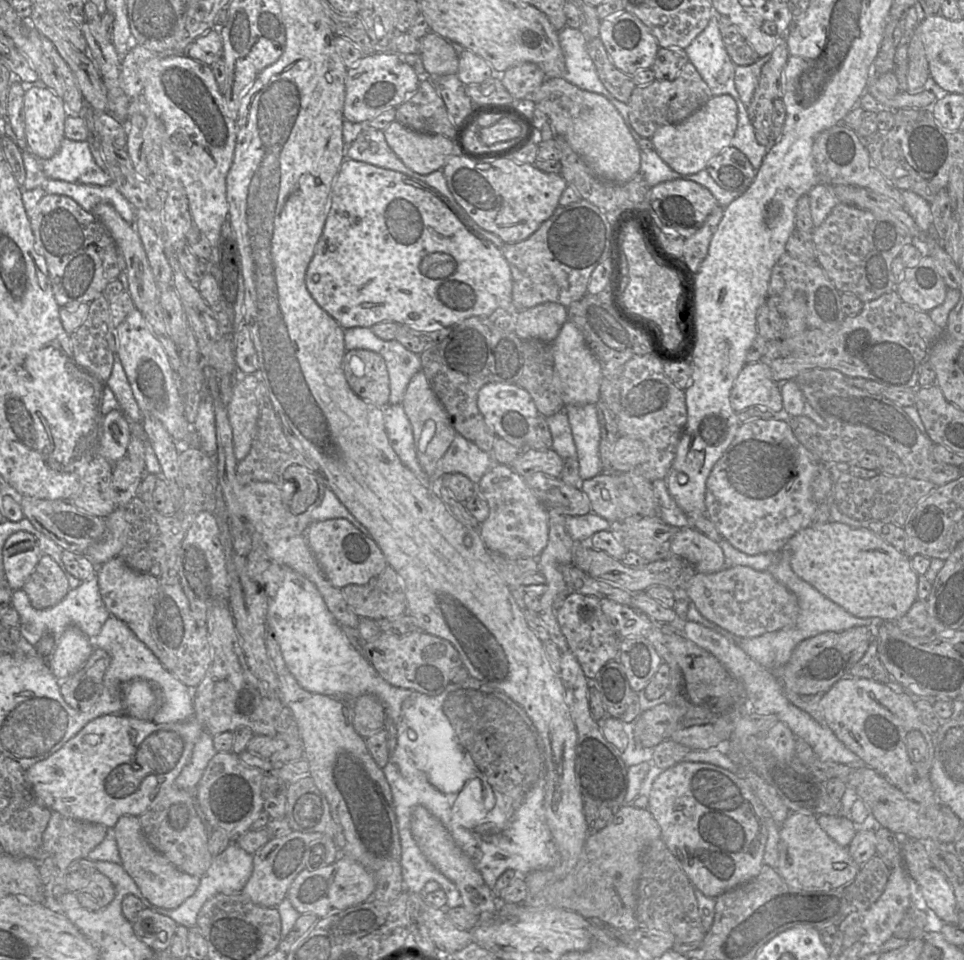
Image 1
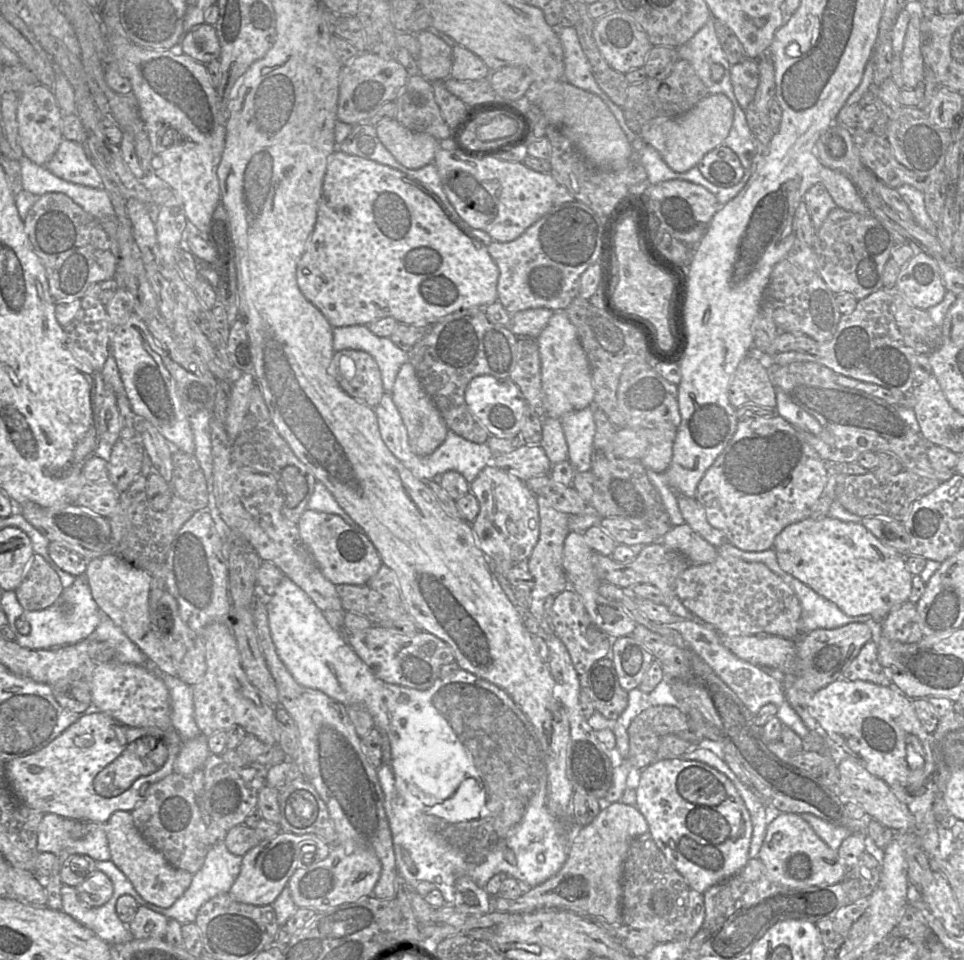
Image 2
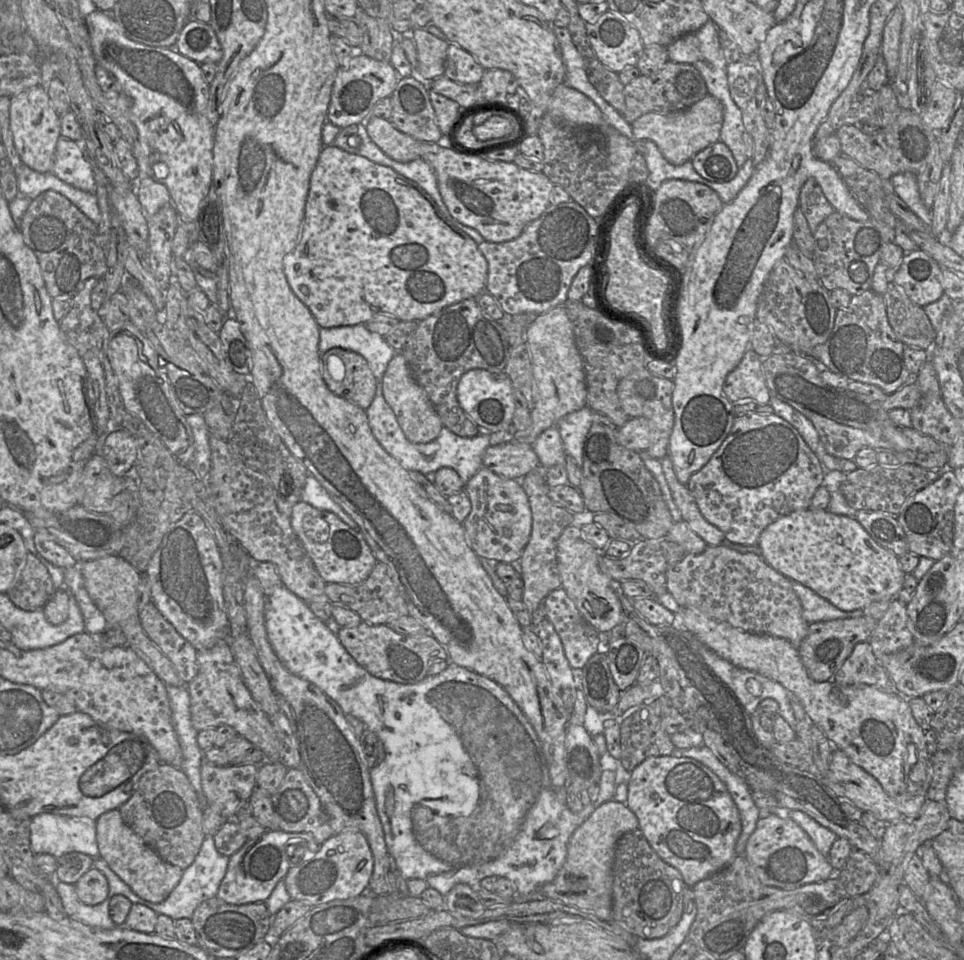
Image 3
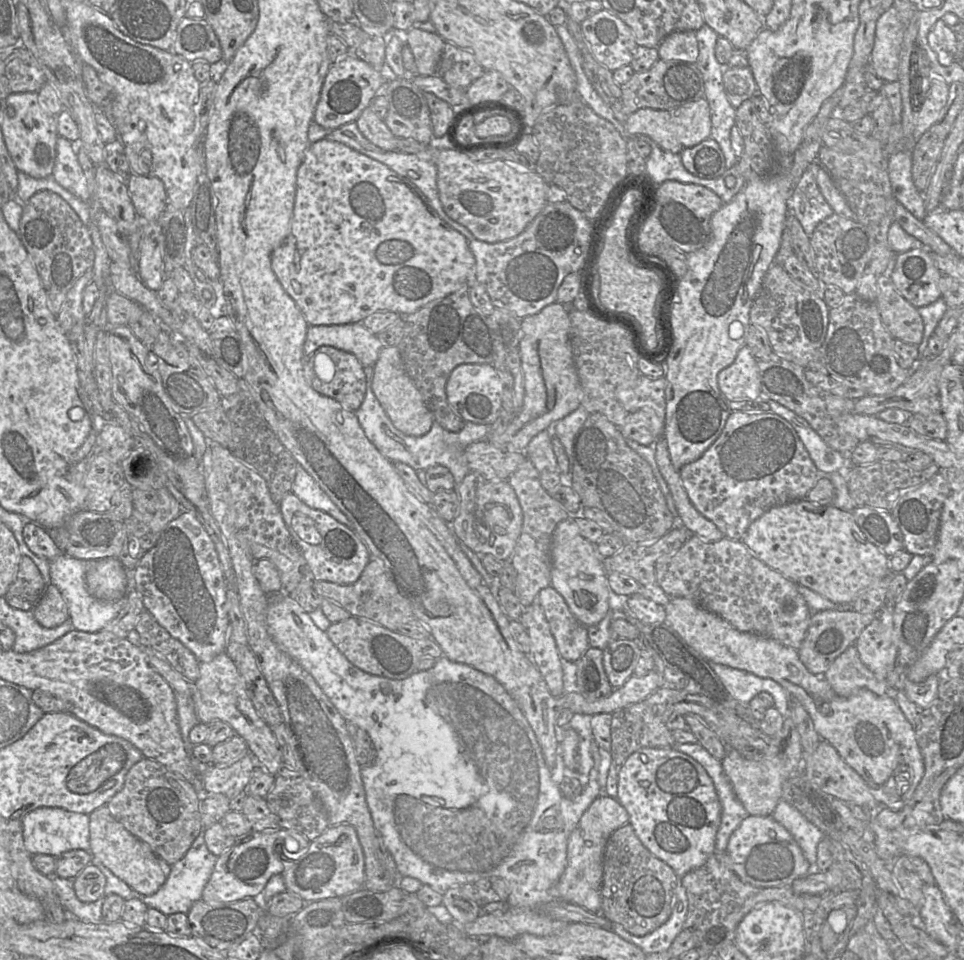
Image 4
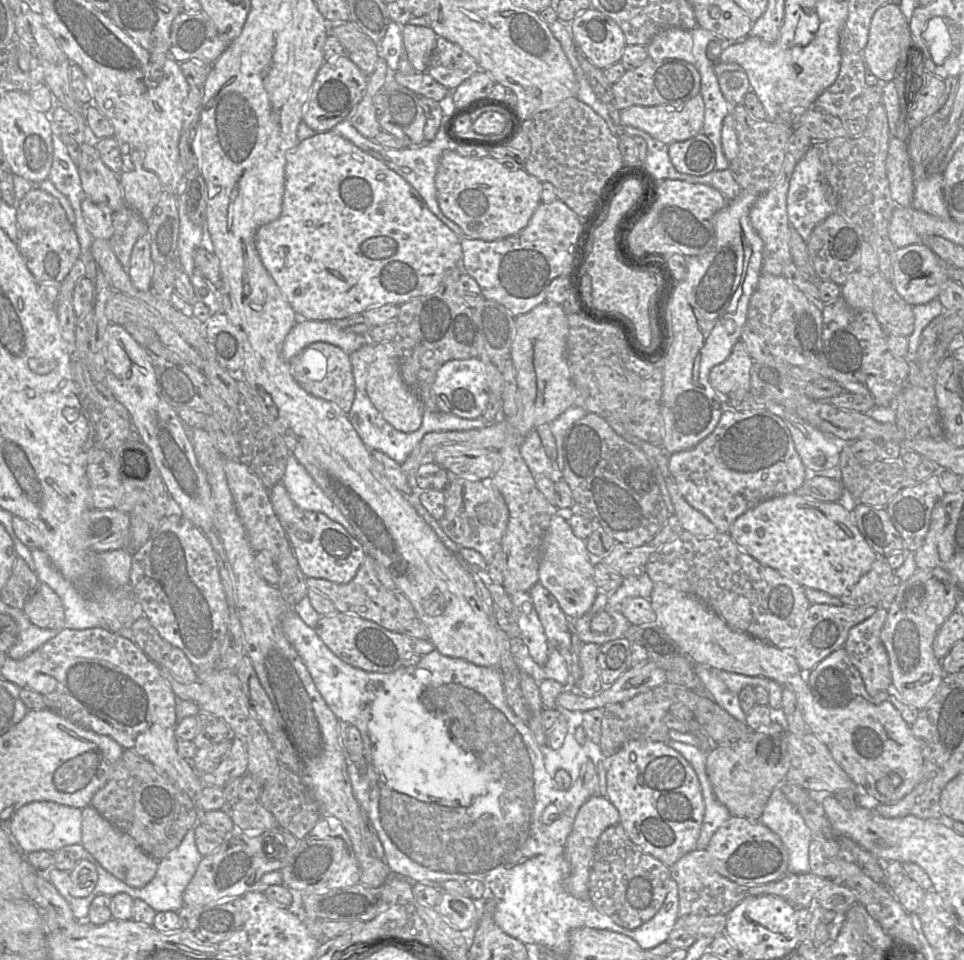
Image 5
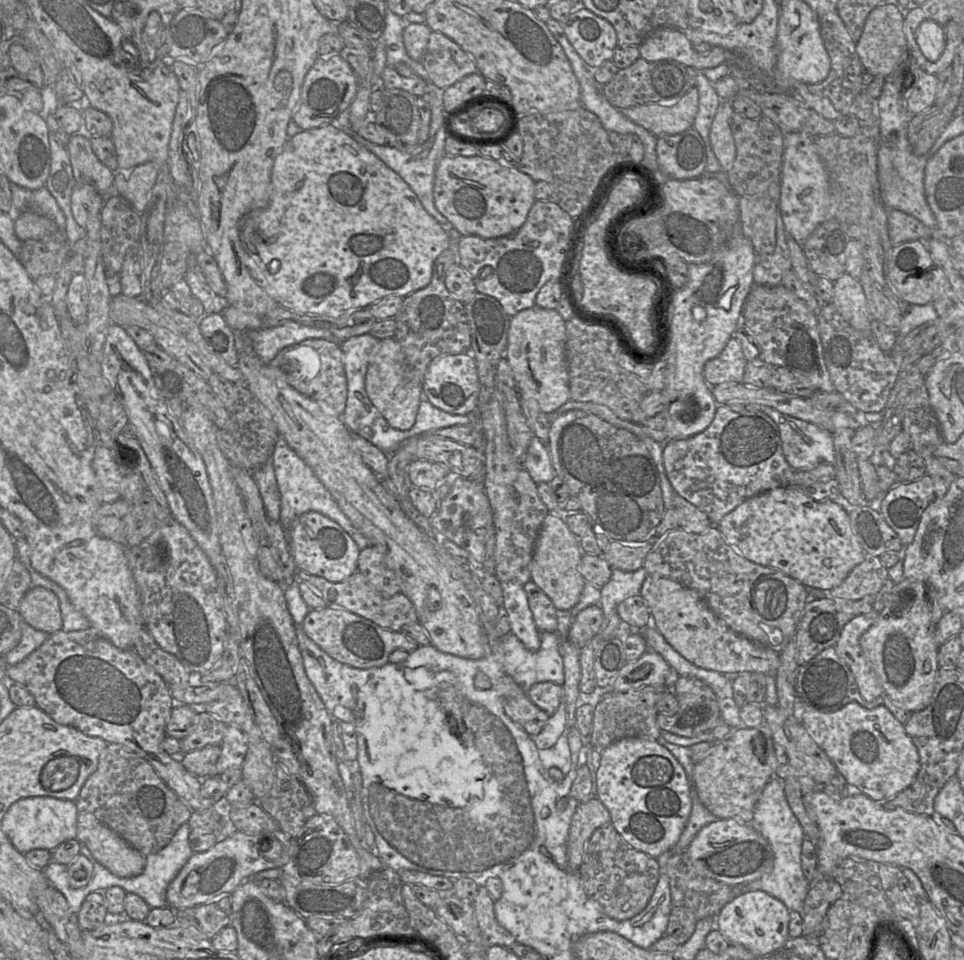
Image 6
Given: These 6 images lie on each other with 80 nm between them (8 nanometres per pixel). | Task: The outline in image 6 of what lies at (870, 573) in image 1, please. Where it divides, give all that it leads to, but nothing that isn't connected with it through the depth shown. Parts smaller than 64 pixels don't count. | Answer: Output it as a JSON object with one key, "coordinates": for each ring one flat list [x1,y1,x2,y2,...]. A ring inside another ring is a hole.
{"coordinates":[[775,488,747,498,725,515,717,528,742,557,779,570,806,588,830,591,864,560,865,552,841,505,814,500,795,488]]}

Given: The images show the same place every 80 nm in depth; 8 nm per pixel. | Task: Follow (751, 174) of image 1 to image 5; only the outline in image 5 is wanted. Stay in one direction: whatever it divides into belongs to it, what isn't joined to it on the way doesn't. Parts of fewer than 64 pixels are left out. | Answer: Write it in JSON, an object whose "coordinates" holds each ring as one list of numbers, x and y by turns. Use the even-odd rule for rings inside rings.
{"coordinates":[[703,133,668,145,668,155,674,168,683,174,703,176,715,170,714,144]]}

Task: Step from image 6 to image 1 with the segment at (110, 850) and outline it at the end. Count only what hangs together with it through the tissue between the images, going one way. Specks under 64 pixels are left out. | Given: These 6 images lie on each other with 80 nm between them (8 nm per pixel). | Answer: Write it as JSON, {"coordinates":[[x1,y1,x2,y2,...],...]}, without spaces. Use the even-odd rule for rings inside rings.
{"coordinates":[[123,815,109,830,117,843,121,866,149,903,158,908,173,910,195,893,200,878,179,870,155,850,147,841,137,816]]}

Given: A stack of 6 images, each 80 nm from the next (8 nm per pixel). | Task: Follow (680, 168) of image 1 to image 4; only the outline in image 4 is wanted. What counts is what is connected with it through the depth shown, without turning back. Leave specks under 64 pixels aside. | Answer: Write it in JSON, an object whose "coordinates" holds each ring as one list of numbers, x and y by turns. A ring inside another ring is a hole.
{"coordinates":[[702,98,674,110,643,108,631,114,622,124,631,135,649,136,662,149,679,154,683,149,693,147,710,137,710,107,708,101]]}

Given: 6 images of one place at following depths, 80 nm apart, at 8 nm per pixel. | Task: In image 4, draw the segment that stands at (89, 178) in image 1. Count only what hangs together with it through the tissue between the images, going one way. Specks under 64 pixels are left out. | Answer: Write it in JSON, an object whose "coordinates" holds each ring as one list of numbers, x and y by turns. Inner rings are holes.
{"coordinates":[[63,136,57,137,56,158,50,176,77,198,95,206,88,191,87,178,78,162,72,143]]}

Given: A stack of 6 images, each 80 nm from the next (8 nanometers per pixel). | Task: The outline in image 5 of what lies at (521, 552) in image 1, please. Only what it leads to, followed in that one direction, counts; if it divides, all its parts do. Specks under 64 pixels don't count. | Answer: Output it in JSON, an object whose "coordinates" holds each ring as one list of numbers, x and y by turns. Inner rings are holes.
{"coordinates":[[459,477,446,487,445,513,438,521,443,532,460,548,477,551,487,564,501,550,501,540,506,530,508,509,502,495,490,484,490,479,470,480]]}

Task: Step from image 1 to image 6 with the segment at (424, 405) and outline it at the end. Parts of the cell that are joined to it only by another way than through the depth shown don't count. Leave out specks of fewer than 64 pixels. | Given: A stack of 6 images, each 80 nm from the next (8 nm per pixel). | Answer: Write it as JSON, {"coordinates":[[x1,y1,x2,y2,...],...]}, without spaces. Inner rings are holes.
{"coordinates":[[394,338,382,339,378,351,368,365,364,384,369,400,392,428,409,430,414,425,423,398,422,384,413,379,403,350]]}

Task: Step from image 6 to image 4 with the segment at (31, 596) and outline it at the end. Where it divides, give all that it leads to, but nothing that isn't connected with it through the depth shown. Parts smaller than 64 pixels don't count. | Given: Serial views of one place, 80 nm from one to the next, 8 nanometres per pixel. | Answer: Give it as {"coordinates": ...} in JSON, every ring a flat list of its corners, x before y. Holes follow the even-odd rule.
{"coordinates":[[53,584,46,585,43,595,32,611,37,622,45,628,58,627,69,618,68,605]]}

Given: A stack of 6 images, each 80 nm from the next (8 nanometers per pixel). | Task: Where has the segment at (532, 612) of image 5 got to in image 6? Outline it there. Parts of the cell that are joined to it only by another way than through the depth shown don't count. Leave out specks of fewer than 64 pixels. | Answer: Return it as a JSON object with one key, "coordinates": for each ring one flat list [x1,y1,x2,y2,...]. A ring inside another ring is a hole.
{"coordinates":[[500,582,503,592,502,609,508,617,510,632,530,651,541,646,541,632,537,628,528,605,527,594,517,582]]}

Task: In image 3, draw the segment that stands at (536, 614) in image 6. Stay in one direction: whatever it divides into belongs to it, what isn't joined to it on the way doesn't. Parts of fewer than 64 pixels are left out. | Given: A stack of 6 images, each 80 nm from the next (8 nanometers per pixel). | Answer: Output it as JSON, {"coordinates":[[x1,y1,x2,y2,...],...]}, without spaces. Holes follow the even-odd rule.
{"coordinates":[[561,587,550,592,543,600,546,617,552,623,563,644,565,656,571,668,583,669,587,661,598,652,599,631,597,631,579,612,575,603]]}

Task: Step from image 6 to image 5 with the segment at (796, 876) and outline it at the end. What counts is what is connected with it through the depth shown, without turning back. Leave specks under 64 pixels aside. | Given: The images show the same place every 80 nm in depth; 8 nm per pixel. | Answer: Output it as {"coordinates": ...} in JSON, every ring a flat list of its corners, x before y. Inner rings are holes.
{"coordinates":[[779,787,774,789,770,795,759,822,777,834,783,842,789,855,789,873,804,874,810,871,809,845,812,841,811,831]]}

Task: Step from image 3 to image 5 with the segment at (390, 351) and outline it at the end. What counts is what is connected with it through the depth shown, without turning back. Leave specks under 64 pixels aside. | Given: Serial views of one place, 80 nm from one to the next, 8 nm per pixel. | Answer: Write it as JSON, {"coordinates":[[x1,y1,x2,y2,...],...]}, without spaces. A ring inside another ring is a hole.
{"coordinates":[[298,320,284,340,282,357,292,361,314,342,338,346,350,355,368,343,369,338,367,334,346,332,333,322]]}

